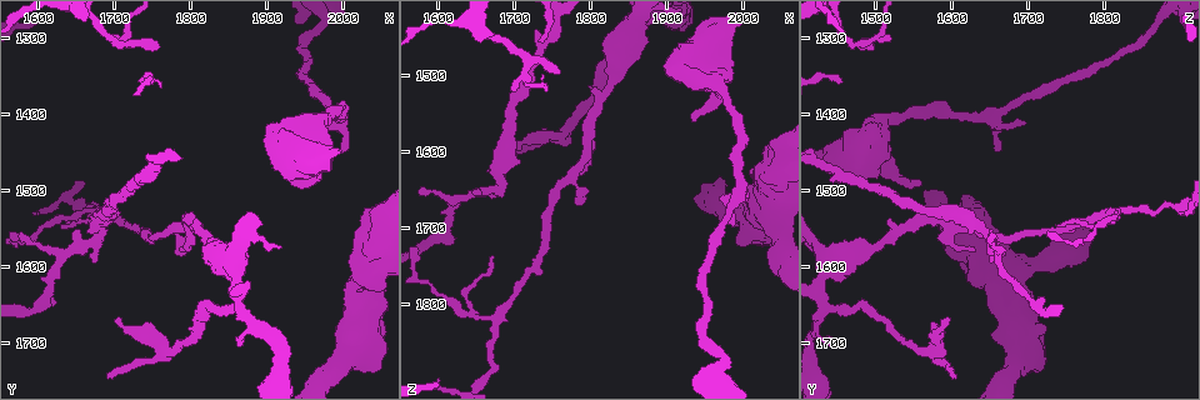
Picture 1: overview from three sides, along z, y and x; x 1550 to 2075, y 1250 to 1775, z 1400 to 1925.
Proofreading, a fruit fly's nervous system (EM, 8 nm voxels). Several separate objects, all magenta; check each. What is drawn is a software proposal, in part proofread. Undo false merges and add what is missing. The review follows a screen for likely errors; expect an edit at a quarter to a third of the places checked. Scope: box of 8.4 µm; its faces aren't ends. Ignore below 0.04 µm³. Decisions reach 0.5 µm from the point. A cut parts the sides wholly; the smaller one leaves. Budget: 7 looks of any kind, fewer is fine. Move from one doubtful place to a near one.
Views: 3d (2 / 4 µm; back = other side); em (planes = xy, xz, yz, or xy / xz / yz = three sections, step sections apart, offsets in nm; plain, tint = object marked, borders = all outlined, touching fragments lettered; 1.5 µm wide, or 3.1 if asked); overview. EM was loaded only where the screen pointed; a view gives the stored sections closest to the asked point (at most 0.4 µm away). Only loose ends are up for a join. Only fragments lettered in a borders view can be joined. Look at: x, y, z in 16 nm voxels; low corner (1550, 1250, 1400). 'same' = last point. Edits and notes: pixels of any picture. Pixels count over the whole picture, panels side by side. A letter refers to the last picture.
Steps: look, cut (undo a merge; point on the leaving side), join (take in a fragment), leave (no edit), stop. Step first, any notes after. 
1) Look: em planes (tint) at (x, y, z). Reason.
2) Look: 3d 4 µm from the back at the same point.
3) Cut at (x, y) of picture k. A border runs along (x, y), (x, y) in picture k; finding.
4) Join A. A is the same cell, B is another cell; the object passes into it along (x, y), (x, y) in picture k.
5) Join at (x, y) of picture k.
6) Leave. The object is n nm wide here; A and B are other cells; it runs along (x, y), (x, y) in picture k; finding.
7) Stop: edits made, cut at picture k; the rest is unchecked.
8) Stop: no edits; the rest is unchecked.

Look: em xy step 4 (tint) at (1695, 1305, 1515). Tapers out.

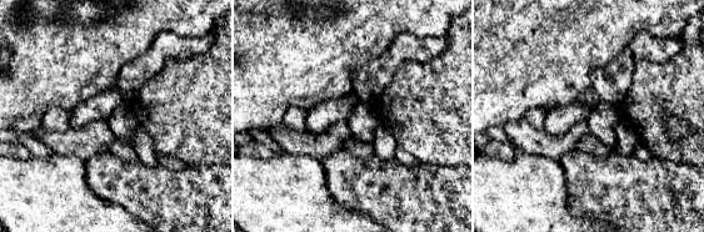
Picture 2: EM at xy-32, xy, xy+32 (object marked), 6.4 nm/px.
Look: em xz step 4 (borders) at the same point.

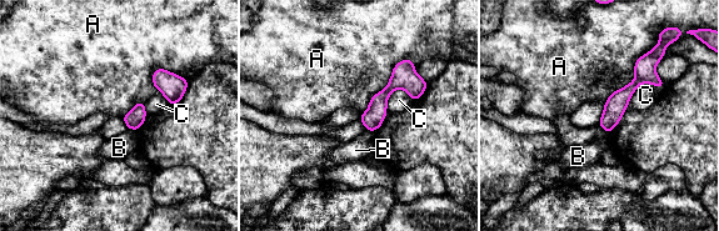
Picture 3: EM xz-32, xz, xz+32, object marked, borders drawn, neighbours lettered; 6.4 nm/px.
Leave. The object is 120 nm wide here; A, B and C are other cells; a border runs along (409, 58), (394, 66), (362, 114) in picture 3; none of them fits.

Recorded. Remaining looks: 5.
Look: 3d 4 µm at (1935, 1495, 1555). An open end.

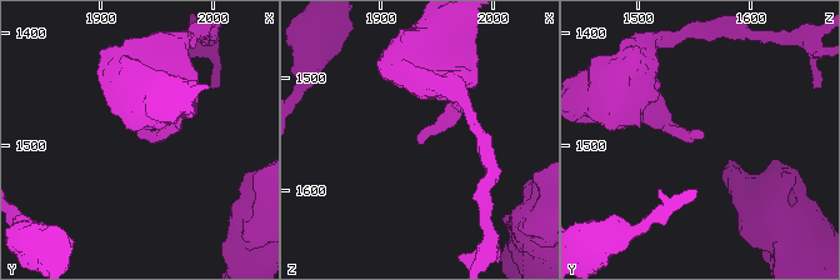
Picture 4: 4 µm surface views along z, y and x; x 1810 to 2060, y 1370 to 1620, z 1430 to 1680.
Look: em xy step 4 (borders) at (1936, 1494, 1560). Now the EM.

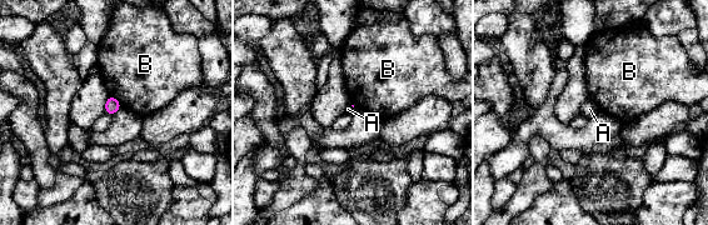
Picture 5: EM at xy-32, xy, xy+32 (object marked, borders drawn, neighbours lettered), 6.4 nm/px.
Look: em xz step 4 (borders) at the same point.

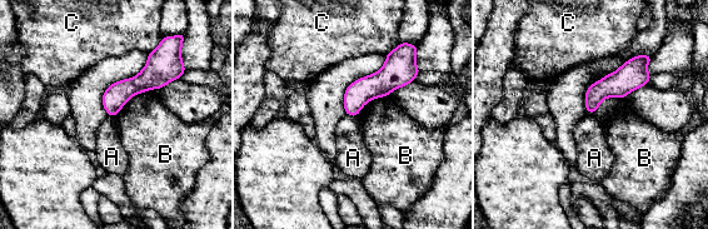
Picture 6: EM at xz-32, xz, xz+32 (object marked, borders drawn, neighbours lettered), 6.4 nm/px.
Leave. The object is 120 nm wide here; A, B and C are other cells; it runs along (174, 76), (150, 76), (106, 105) in picture 6; no lettered fragment goes on from it.

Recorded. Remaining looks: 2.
Look: em planes (borders) at (2000, 1450, 1660). Free end.

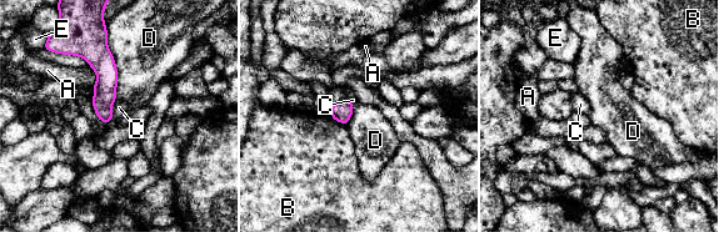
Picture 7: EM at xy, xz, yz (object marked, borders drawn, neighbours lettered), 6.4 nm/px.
Leave. The object is 110 nm wide here; A, B, C, D and E are other cells; it runs along (86, 55), (104, 71), (108, 119) in picture 7; no lettered fragment goes on from it.

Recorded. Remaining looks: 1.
Stop: no edits; the rest is unchecked.

